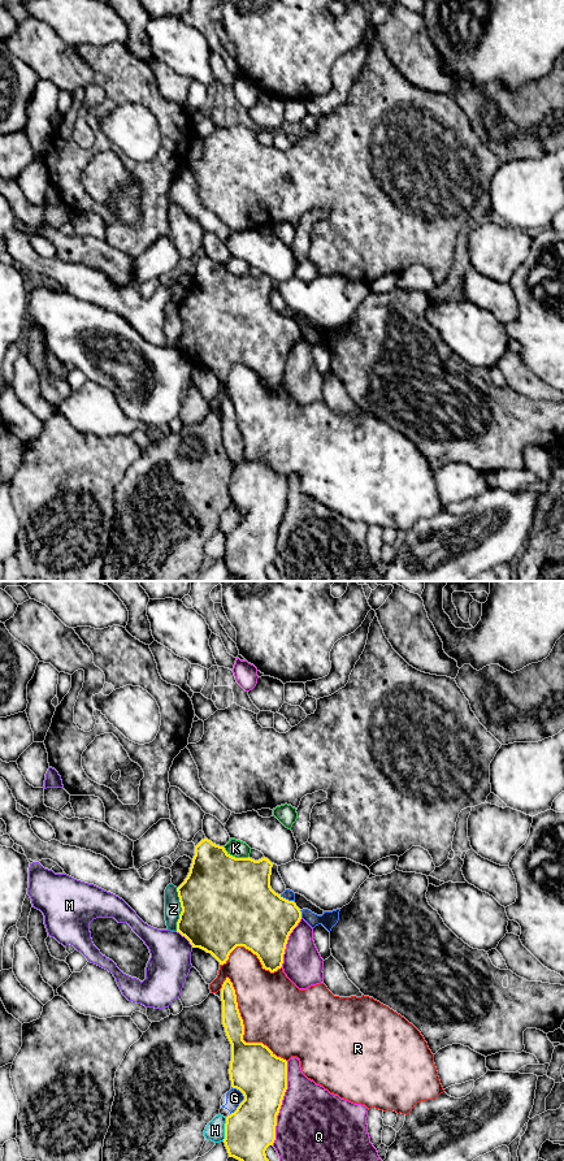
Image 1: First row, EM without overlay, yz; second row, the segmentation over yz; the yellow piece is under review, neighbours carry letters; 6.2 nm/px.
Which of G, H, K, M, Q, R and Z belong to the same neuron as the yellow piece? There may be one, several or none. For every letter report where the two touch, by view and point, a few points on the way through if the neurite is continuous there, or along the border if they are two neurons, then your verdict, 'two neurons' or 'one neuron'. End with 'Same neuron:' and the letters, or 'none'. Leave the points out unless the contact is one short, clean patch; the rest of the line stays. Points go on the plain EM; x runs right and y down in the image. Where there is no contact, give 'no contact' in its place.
G: contact yz (244, 516); two neurons
H: contact yz (225, 546); two neurons
K: contact yz (234, 274); two neurons
M: contact yz (185, 354); two neurons
Q: contact yz (281, 520); two neurons
R: contact yz (243, 447); two neurons
Z: contact yz (182, 326); border yz (176, 306), (181, 325), (177, 347); two neurons
Same neuron: none

